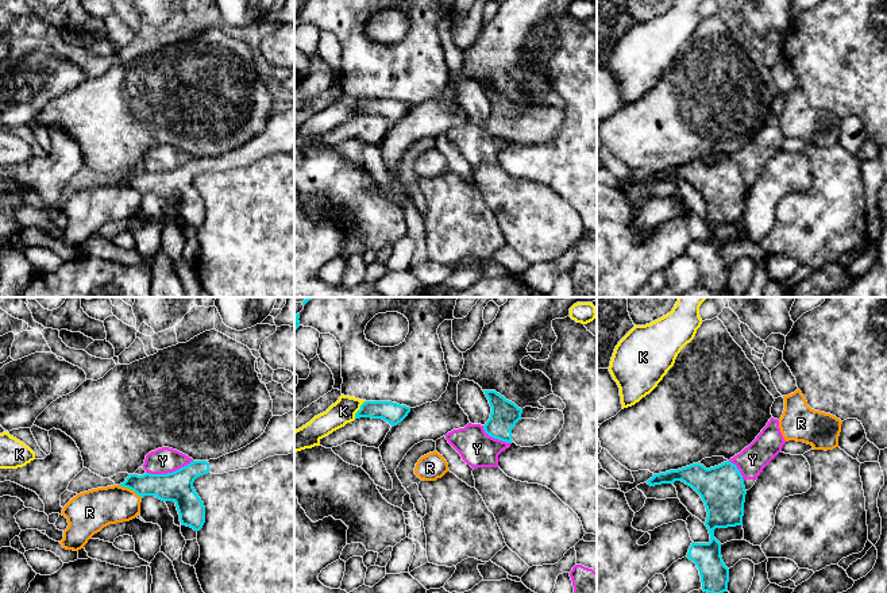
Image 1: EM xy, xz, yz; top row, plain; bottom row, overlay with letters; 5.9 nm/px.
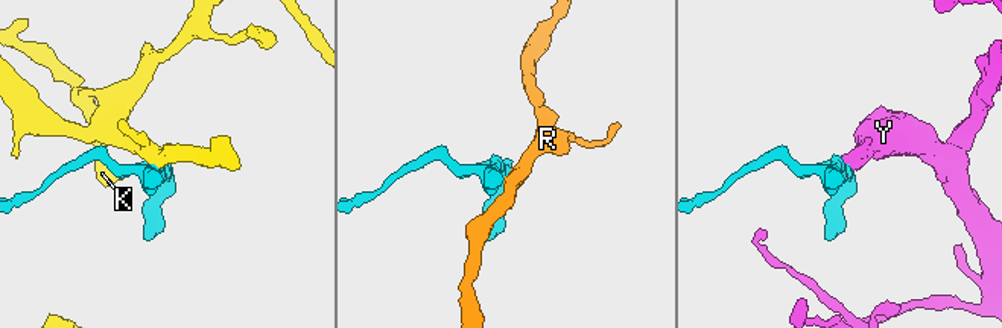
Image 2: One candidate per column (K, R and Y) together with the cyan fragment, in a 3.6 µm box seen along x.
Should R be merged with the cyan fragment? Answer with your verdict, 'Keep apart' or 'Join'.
Keep apart

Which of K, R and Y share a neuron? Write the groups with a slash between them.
K / R / Y

